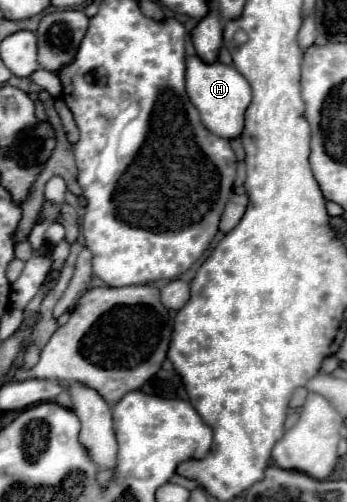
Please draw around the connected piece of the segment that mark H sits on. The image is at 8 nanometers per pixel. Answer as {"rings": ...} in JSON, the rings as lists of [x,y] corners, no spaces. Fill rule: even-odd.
{"rings":[[[198,56],[186,58],[186,92],[190,102],[198,108],[202,124],[216,136],[236,140],[244,132],[244,112],[250,106],[252,90],[246,78],[226,64],[202,64]]]}

